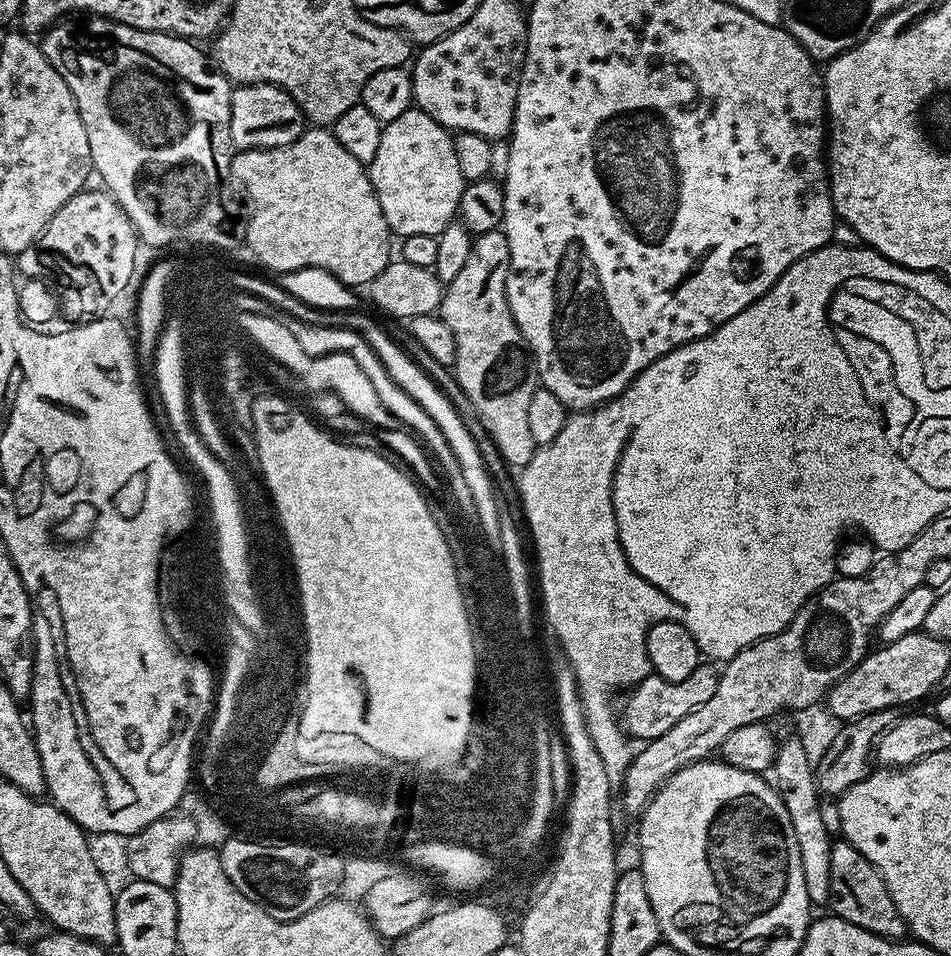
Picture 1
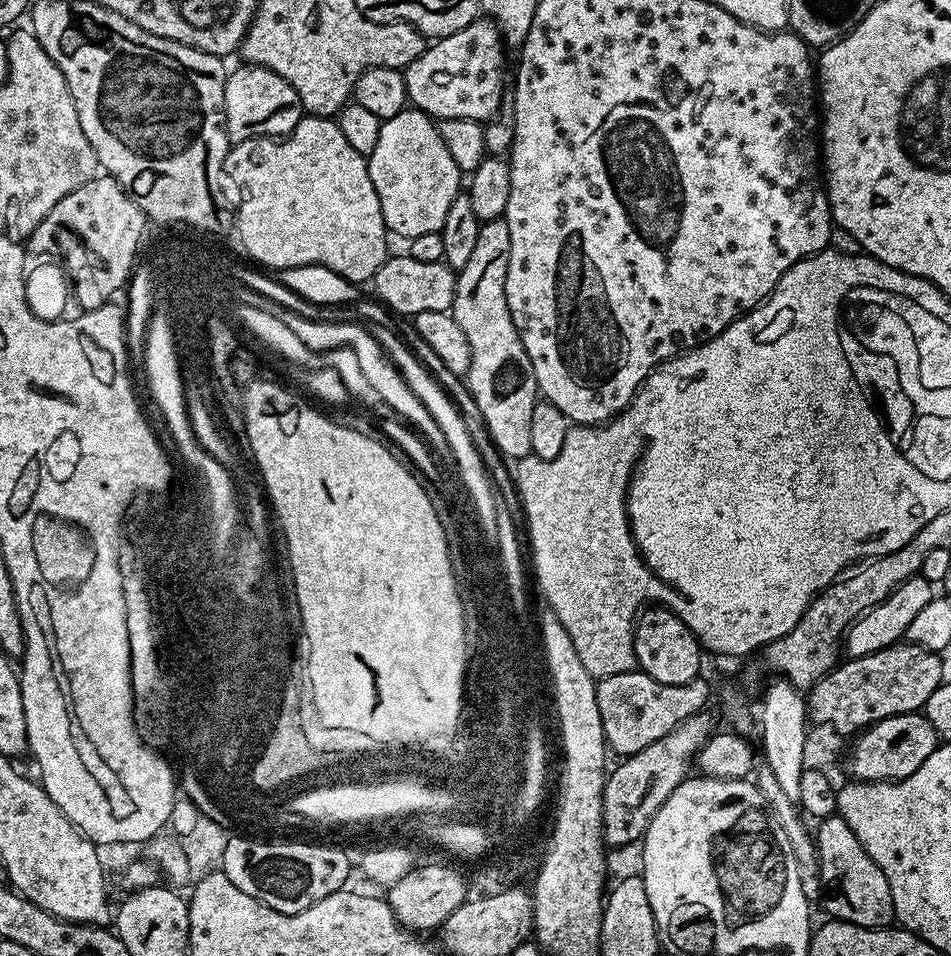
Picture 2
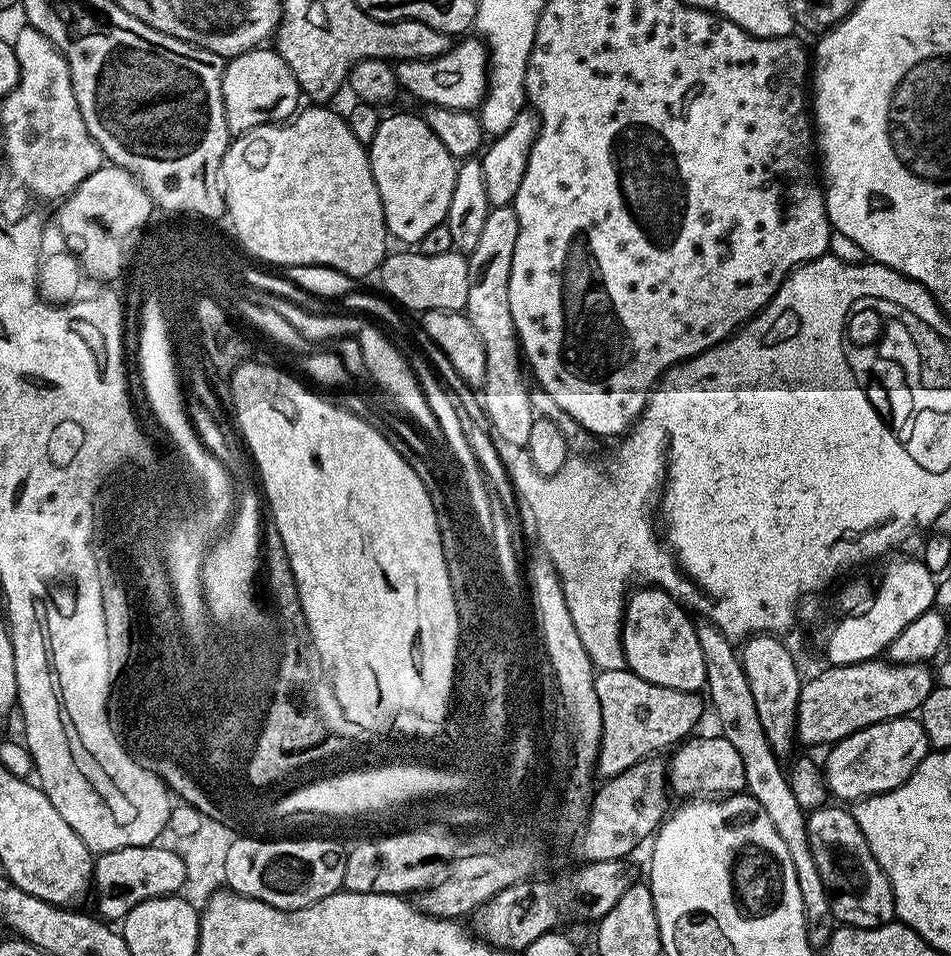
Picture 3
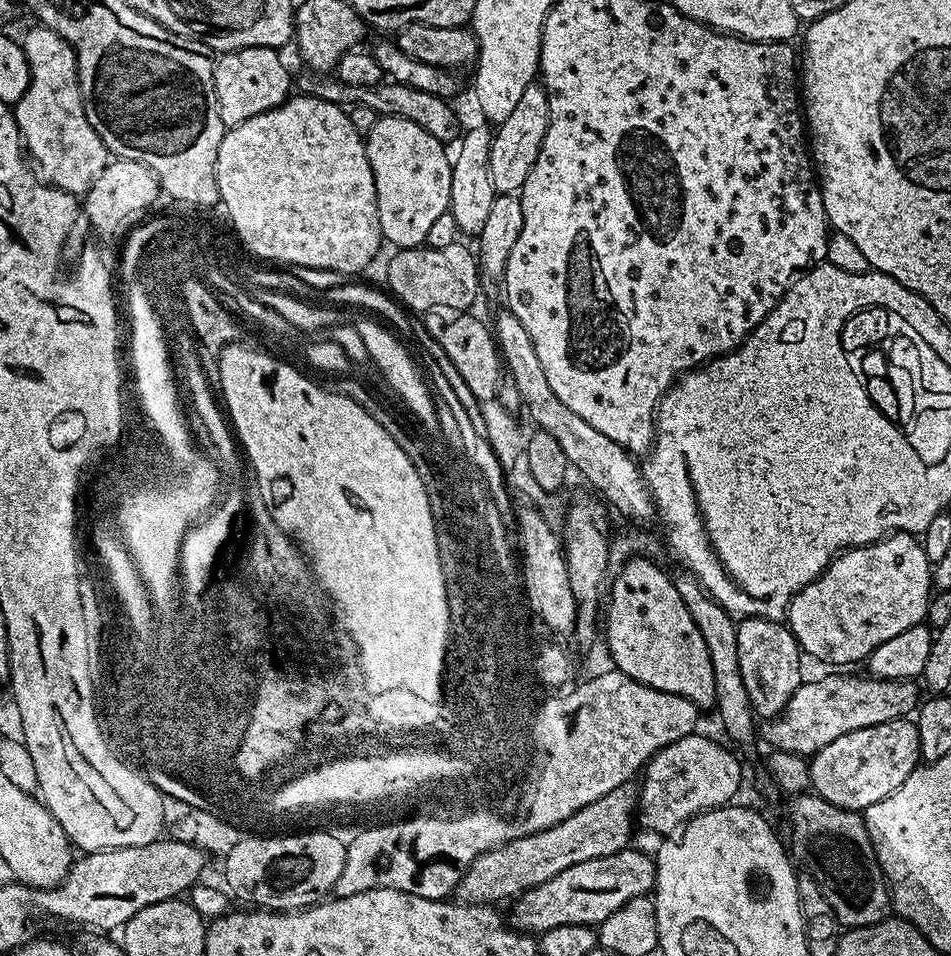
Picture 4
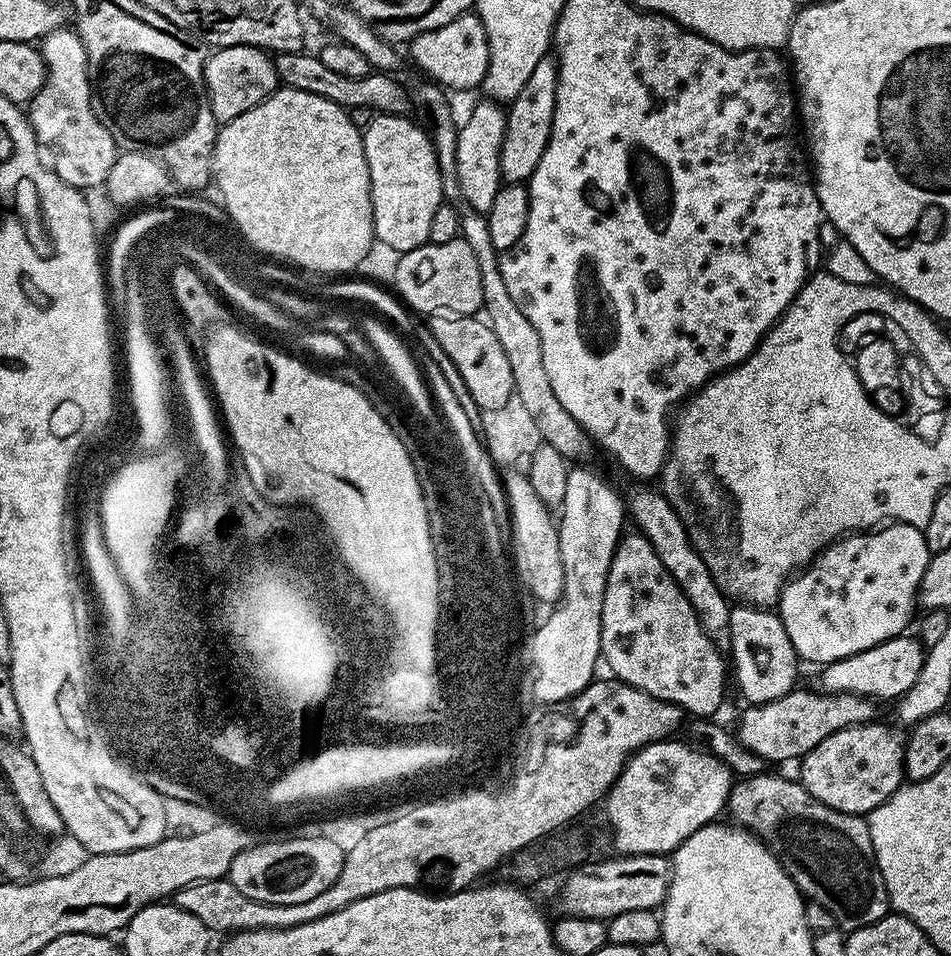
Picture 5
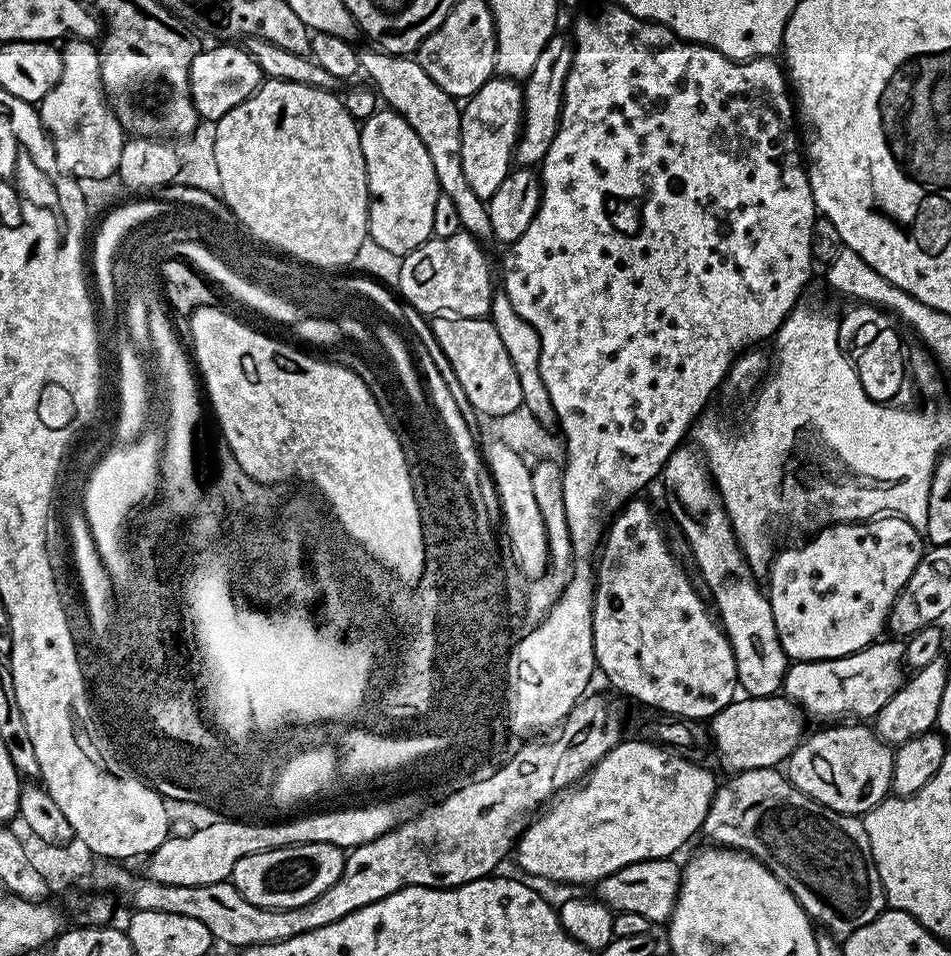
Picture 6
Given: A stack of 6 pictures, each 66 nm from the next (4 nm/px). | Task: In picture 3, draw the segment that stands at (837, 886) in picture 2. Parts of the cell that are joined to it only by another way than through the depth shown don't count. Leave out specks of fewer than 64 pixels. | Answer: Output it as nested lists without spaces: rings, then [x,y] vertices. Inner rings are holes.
[[[825,806],[807,813],[810,854],[814,854],[814,866],[818,866],[818,874],[822,874],[822,886],[826,886],[832,915],[841,925],[850,928],[891,924],[896,910],[887,874],[871,853],[866,835],[862,834],[853,813],[847,807],[836,807],[840,808]]]

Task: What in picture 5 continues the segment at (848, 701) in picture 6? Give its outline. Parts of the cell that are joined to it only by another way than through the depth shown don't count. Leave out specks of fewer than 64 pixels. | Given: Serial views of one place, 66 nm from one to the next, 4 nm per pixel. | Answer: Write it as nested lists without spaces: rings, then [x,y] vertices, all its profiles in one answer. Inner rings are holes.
[[[901,634],[874,646],[870,650],[862,650],[850,658],[842,658],[838,662],[827,665],[820,676],[825,692],[852,692],[856,696],[866,696],[873,701],[889,700],[895,702],[914,686],[918,673],[922,670],[922,662],[926,651],[915,635]]]

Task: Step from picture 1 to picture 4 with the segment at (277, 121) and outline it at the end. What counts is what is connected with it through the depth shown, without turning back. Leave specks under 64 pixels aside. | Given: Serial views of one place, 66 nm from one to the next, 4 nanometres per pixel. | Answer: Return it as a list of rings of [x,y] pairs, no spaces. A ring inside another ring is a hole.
[[[243,48],[237,52],[225,52],[215,61],[212,77],[218,98],[218,114],[225,129],[236,128],[258,114],[266,114],[289,99],[291,88],[294,88],[294,76],[288,73],[280,55],[275,48]]]

